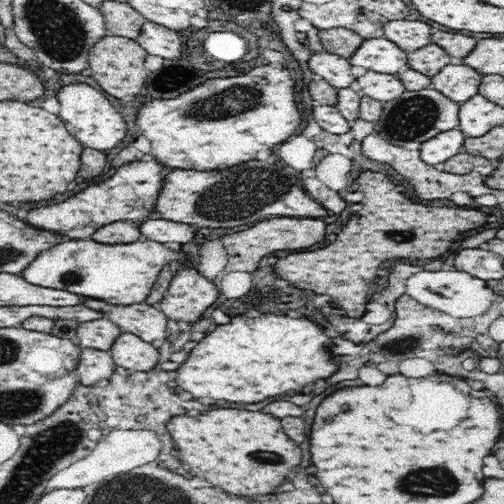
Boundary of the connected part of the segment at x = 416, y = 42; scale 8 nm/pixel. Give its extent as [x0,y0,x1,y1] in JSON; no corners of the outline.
[383,19,432,53]

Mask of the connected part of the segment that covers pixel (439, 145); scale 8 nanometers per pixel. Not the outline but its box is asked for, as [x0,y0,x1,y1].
[420,128,466,166]

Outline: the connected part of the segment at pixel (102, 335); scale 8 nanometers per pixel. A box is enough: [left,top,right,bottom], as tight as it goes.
[76,317,122,351]

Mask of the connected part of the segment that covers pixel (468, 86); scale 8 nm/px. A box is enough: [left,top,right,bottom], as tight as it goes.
[430,61,483,103]

